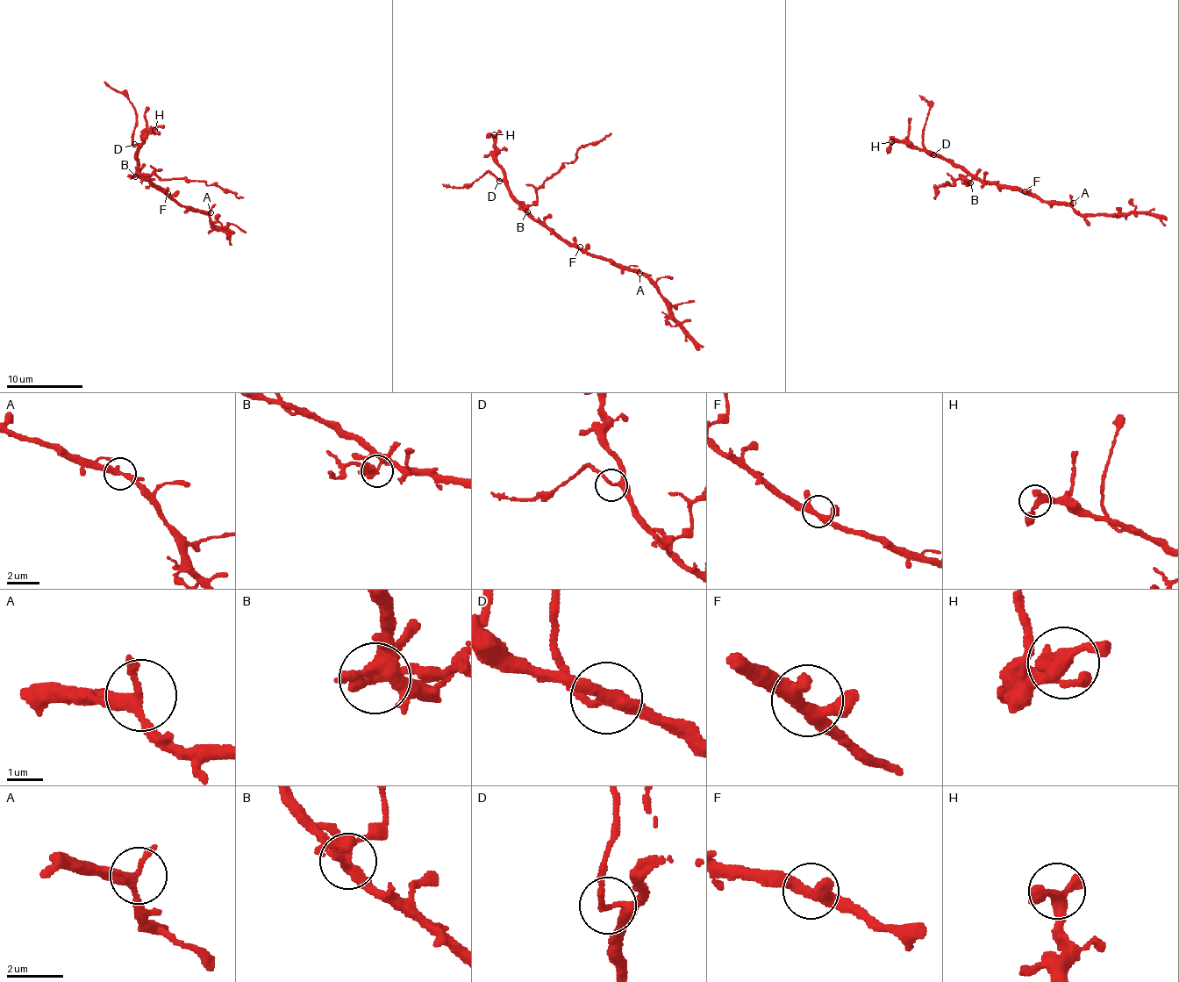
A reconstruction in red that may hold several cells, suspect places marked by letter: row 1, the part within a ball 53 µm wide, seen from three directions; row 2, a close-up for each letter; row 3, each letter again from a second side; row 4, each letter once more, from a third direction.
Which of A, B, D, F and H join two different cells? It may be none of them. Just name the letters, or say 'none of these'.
B, D

